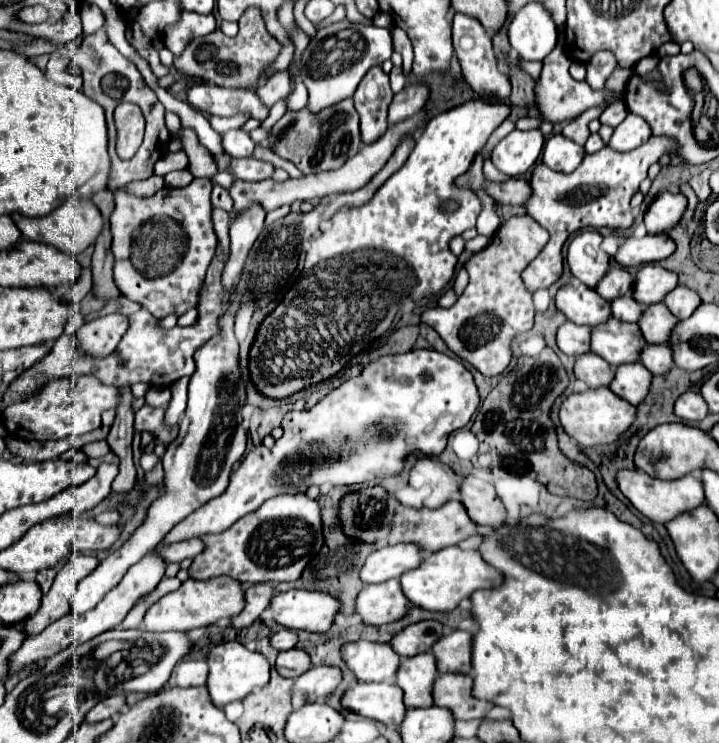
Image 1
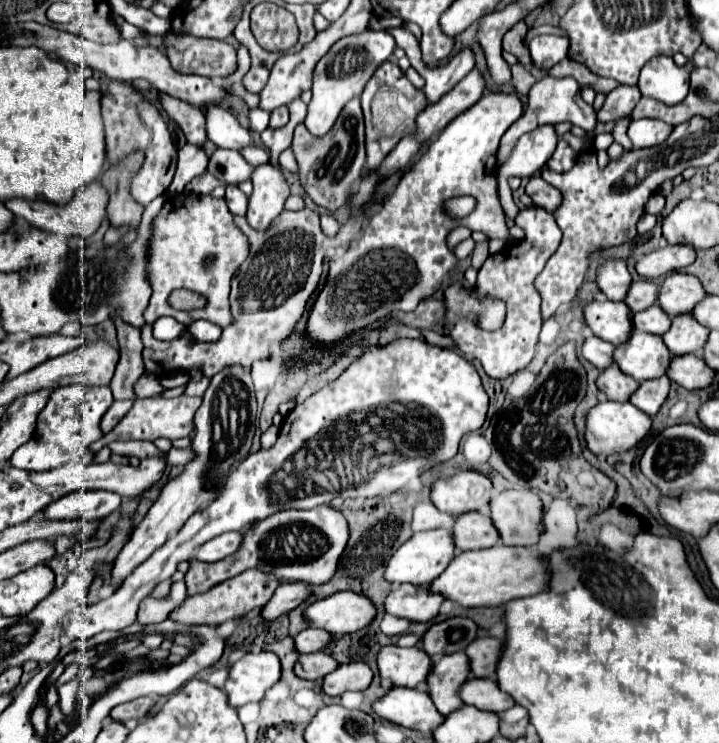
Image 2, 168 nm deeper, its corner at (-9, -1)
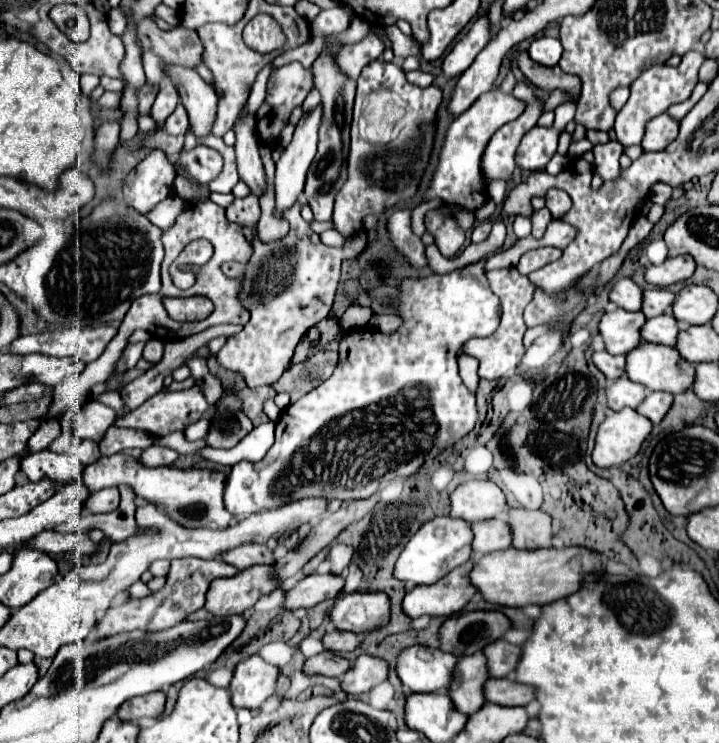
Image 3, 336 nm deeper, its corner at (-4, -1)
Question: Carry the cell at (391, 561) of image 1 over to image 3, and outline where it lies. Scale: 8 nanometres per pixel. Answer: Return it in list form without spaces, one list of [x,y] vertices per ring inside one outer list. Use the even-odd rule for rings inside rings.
[[[437,516],[429,522],[425,522],[417,534],[407,542],[405,550],[401,552],[395,576],[409,584],[433,584],[457,566],[465,564],[471,558],[471,542],[473,542],[473,530],[467,520],[461,518],[449,518],[449,516]]]

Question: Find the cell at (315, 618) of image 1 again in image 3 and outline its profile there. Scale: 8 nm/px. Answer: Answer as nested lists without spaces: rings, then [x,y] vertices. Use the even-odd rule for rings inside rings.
[[[381,592],[347,594],[329,610],[329,618],[337,630],[349,630],[357,634],[385,626],[389,622],[389,616],[389,596]]]

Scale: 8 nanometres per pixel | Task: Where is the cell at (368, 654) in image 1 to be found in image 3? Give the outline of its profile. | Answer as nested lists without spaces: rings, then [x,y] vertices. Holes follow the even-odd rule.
[[[411,646],[399,654],[397,674],[411,692],[449,692],[457,656],[431,646]]]

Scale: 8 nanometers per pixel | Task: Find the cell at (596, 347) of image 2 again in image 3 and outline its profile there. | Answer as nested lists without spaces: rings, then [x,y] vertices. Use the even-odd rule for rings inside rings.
[[[595,352],[593,362],[607,376],[607,380],[617,380],[625,376],[625,356],[611,356],[609,352]]]

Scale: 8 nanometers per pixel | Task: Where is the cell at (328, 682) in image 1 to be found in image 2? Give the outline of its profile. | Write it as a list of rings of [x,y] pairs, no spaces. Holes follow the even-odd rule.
[[[364,662],[340,664],[322,680],[322,690],[328,696],[342,696],[348,690],[364,690],[372,682],[372,670]]]

